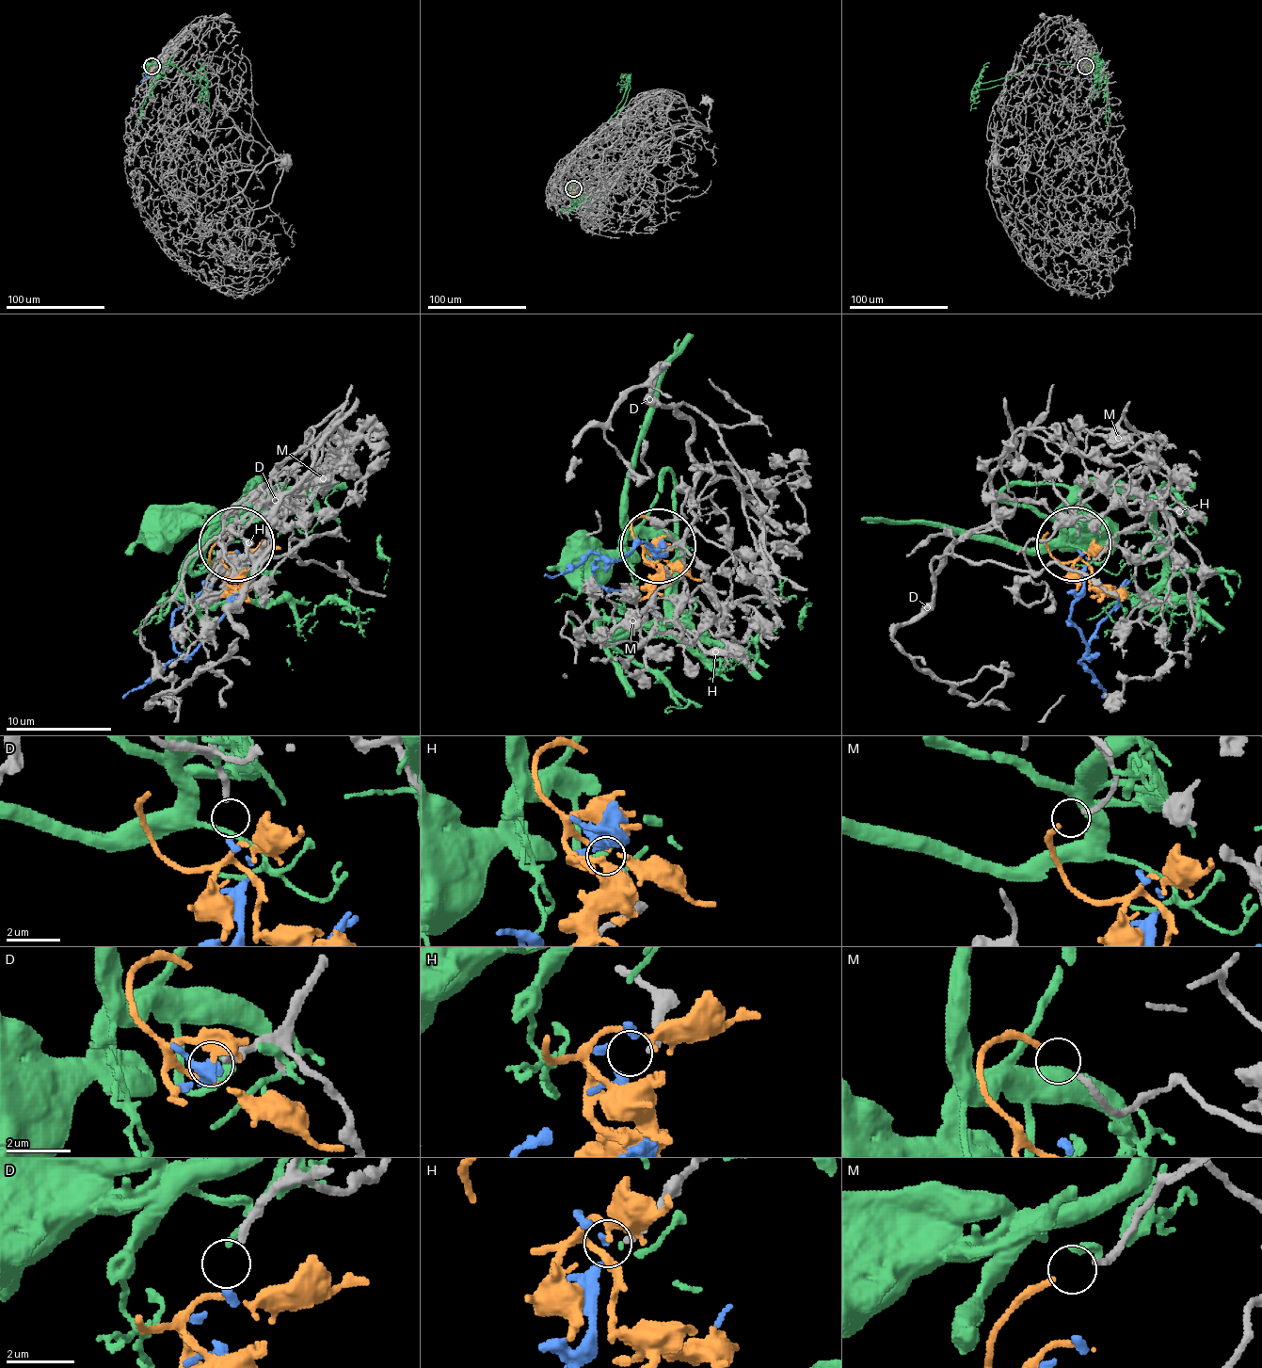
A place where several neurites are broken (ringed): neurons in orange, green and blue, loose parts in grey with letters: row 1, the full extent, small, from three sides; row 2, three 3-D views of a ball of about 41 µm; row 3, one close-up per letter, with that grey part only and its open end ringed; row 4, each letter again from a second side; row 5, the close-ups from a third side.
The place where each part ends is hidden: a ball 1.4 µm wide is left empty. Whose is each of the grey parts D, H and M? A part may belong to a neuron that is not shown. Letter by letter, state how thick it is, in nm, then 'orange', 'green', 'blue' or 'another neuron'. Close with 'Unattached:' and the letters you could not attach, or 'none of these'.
D: calibre 240 nm; blue
H: calibre 240 nm; another neuron
M: calibre 180 nm; orange
Unattached: H

